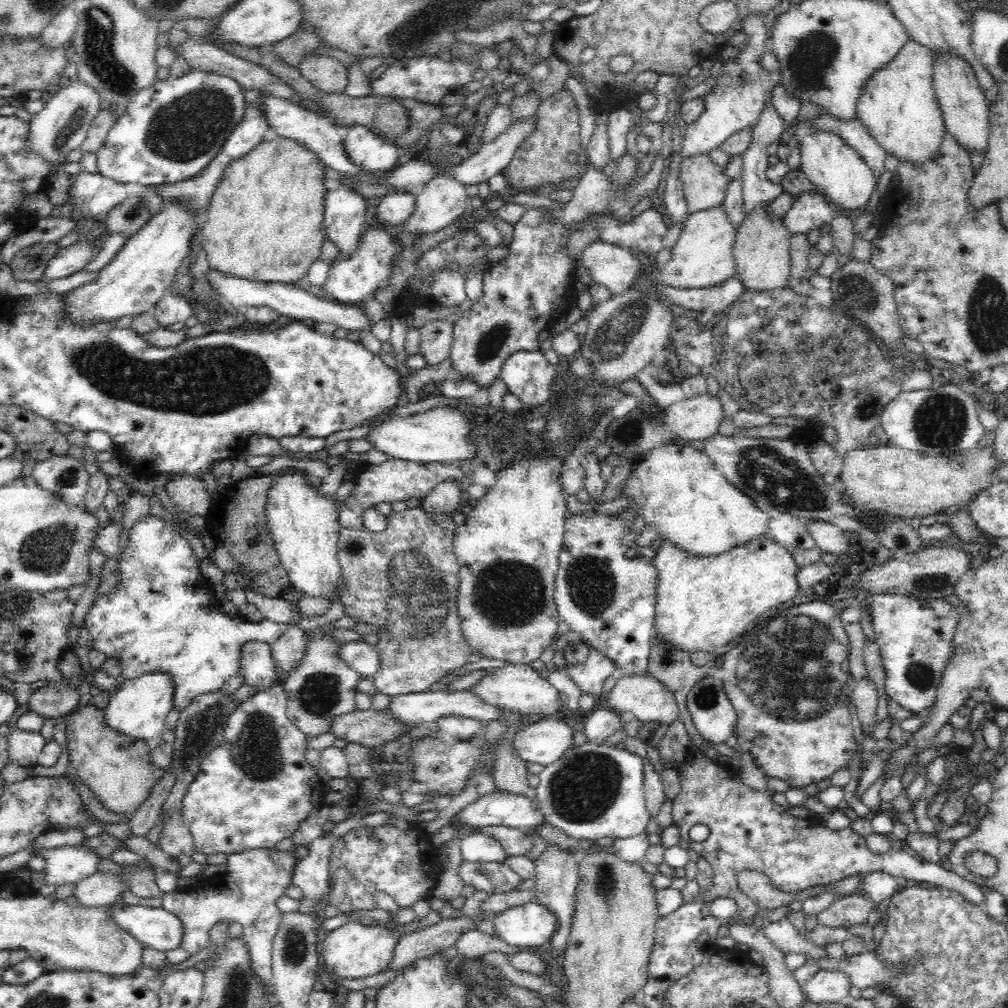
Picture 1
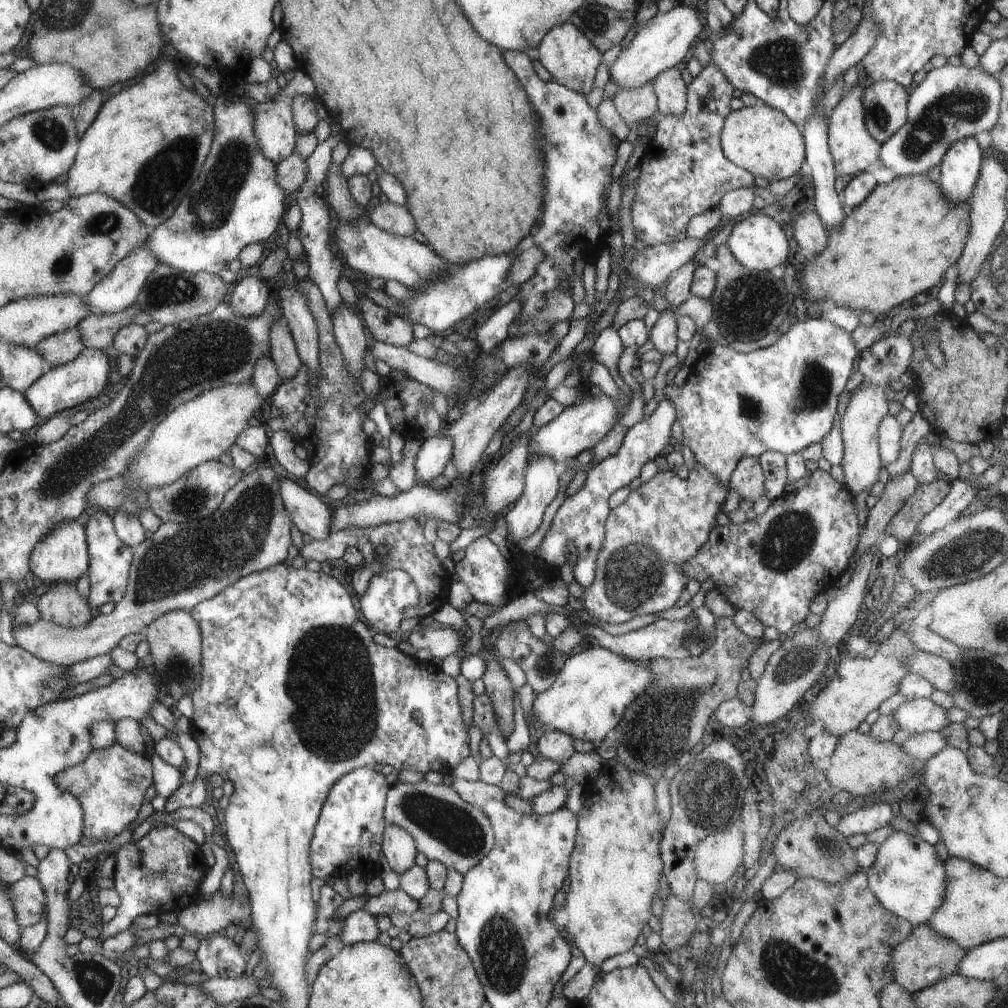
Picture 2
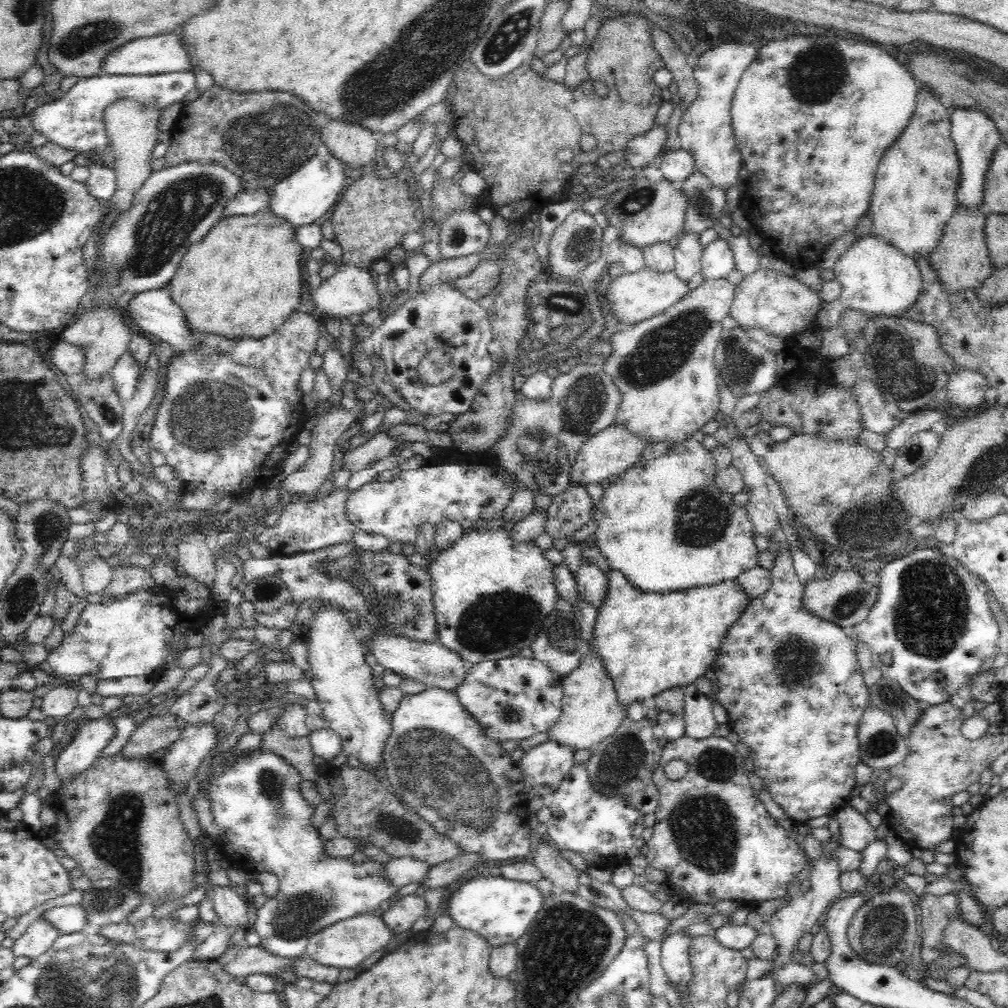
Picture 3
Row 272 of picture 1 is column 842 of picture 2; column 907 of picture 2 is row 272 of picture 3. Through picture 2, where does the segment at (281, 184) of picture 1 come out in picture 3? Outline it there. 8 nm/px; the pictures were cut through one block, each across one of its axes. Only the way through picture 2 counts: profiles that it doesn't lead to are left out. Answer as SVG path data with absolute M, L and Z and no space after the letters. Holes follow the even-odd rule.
M270 210L258 211L251 215L232 215L231 217L223 217L218 224L214 225L208 234L196 244L188 248L188 252L182 258L178 266L176 274L171 278L171 297L178 306L183 310L188 327L196 333L206 335L208 333L224 335L228 339L235 340L240 337L266 338L268 334L275 331L287 318L296 310L300 302L300 291L302 279L300 277L300 254L303 248L296 241L296 226L290 225L284 217L272 213Z

